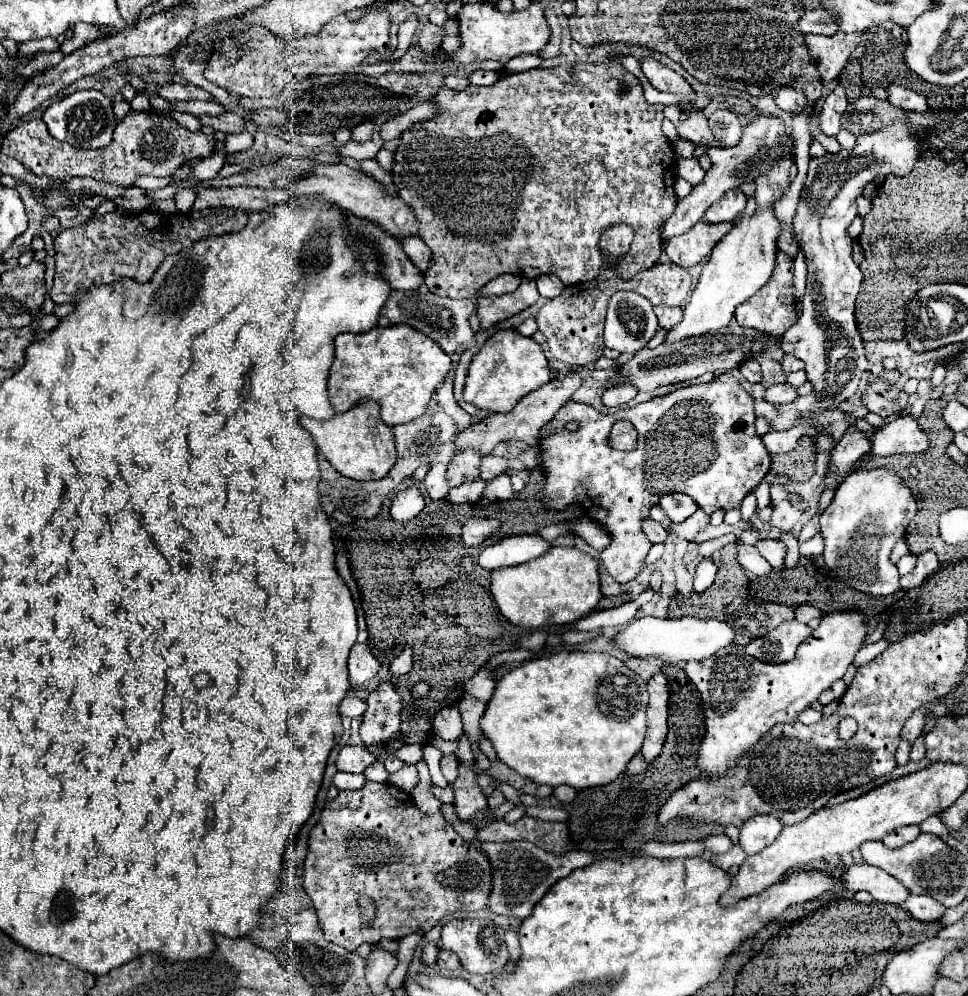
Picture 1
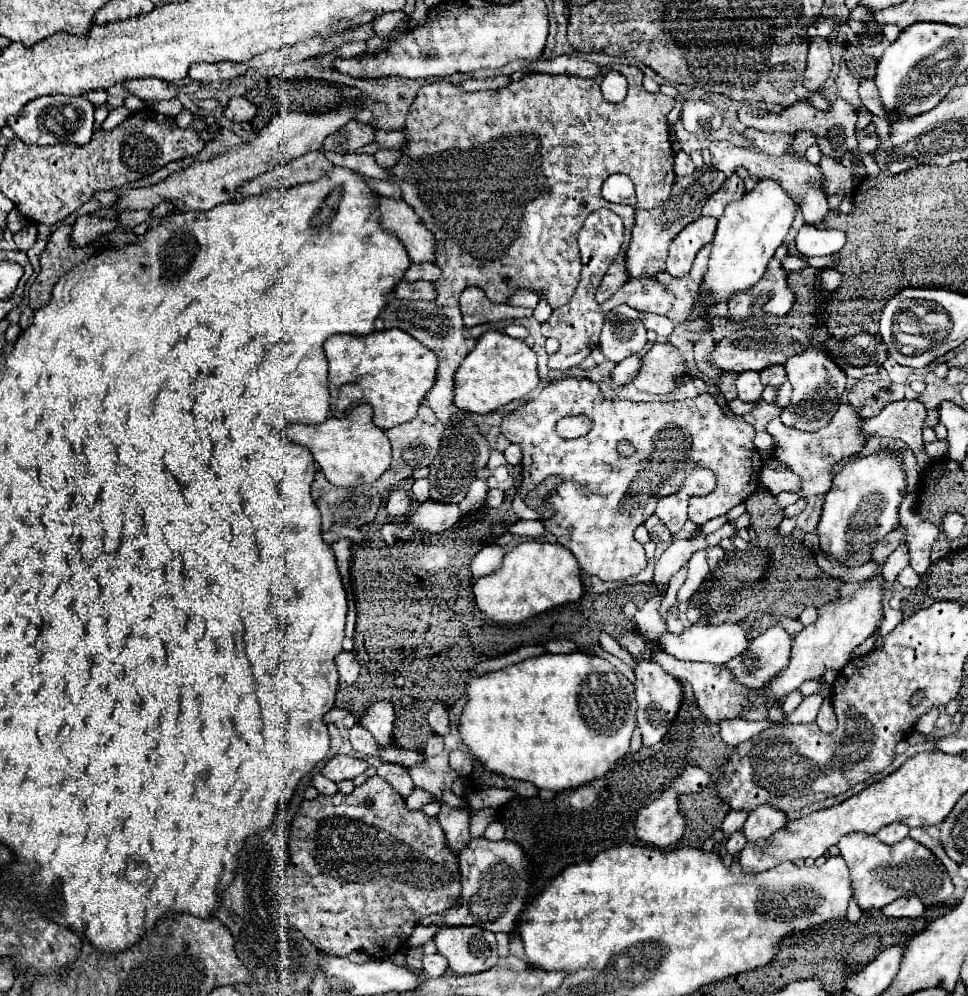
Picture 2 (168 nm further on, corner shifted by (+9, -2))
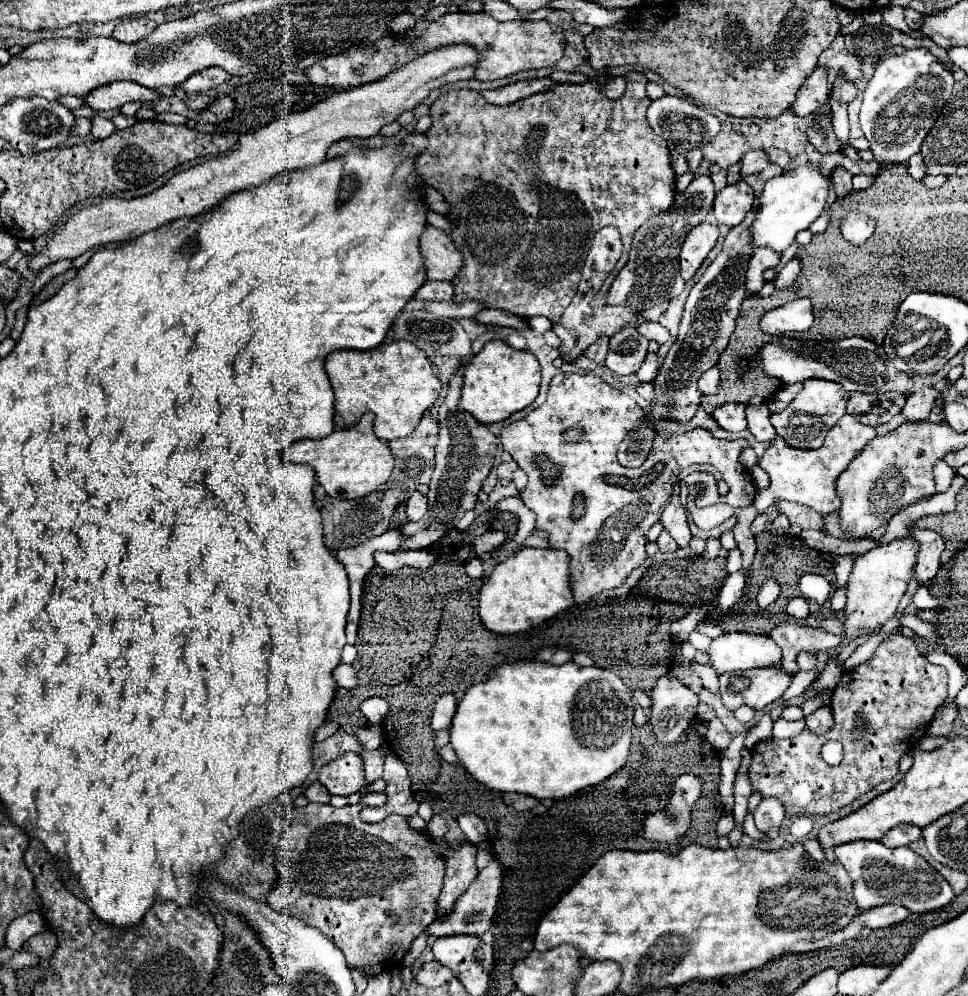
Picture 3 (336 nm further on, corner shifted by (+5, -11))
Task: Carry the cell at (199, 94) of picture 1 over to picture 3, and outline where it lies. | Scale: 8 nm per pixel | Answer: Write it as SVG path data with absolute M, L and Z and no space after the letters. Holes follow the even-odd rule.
M114 81L90 91L90 95L84 97L84 105L94 111L108 111L108 109L120 109L128 101L148 103L156 99L162 99L162 97L158 97L156 91L150 91L138 83Z

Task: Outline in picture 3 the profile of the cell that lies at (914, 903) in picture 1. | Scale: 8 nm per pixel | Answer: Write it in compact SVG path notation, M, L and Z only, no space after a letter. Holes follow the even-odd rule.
M892 903L870 907L866 911L858 911L844 929L840 929L840 931L830 933L828 937L824 937L822 939L822 947L842 945L848 939L858 939L860 931L864 927L870 927L870 929L890 927L890 925L896 925L896 923L904 921L906 917L910 917L910 911L906 907L902 907L902 905L892 905Z

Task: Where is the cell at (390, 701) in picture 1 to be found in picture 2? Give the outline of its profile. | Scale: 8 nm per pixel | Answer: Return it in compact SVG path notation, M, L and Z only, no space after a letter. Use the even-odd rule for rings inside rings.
M372 702L362 716L358 718L358 724L372 732L372 736L380 744L392 742L392 724L394 724L394 704L392 702Z

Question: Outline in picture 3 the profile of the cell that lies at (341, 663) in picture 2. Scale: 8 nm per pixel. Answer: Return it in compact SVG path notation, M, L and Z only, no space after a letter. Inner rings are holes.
M340 663L334 671L332 671L332 677L336 679L336 683L344 689L354 689L358 679L356 679L356 673L352 669L352 665L346 665L346 663Z

